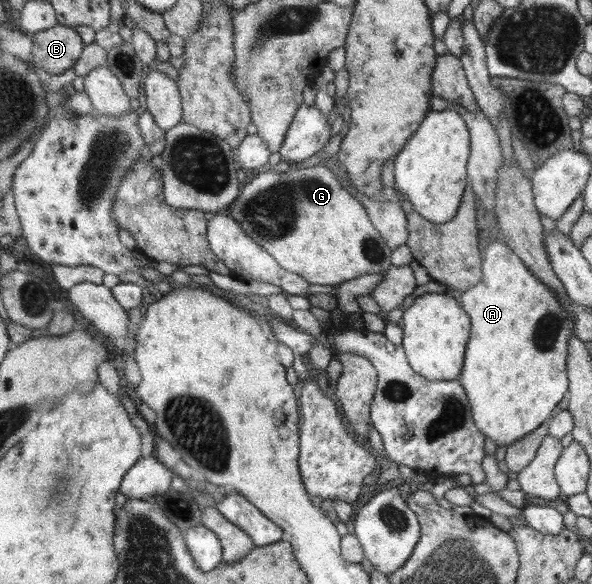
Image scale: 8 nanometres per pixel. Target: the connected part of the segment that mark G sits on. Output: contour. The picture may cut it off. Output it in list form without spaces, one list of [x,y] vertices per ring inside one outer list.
[[[318,164],[312,167],[295,168],[294,166],[288,166],[284,173],[278,173],[279,170],[262,170],[264,173],[260,173],[258,177],[254,177],[250,183],[246,181],[244,187],[241,186],[240,196],[232,203],[228,215],[232,219],[235,219],[244,230],[244,233],[248,234],[260,247],[263,247],[268,253],[272,254],[272,257],[284,268],[286,271],[301,275],[309,284],[312,285],[340,285],[341,283],[350,281],[358,276],[371,273],[385,273],[385,271],[391,266],[391,252],[388,244],[384,241],[384,238],[380,235],[380,232],[373,226],[367,214],[366,208],[362,206],[360,201],[357,201],[342,188],[342,185],[338,181],[334,171],[330,170],[322,164]]]

